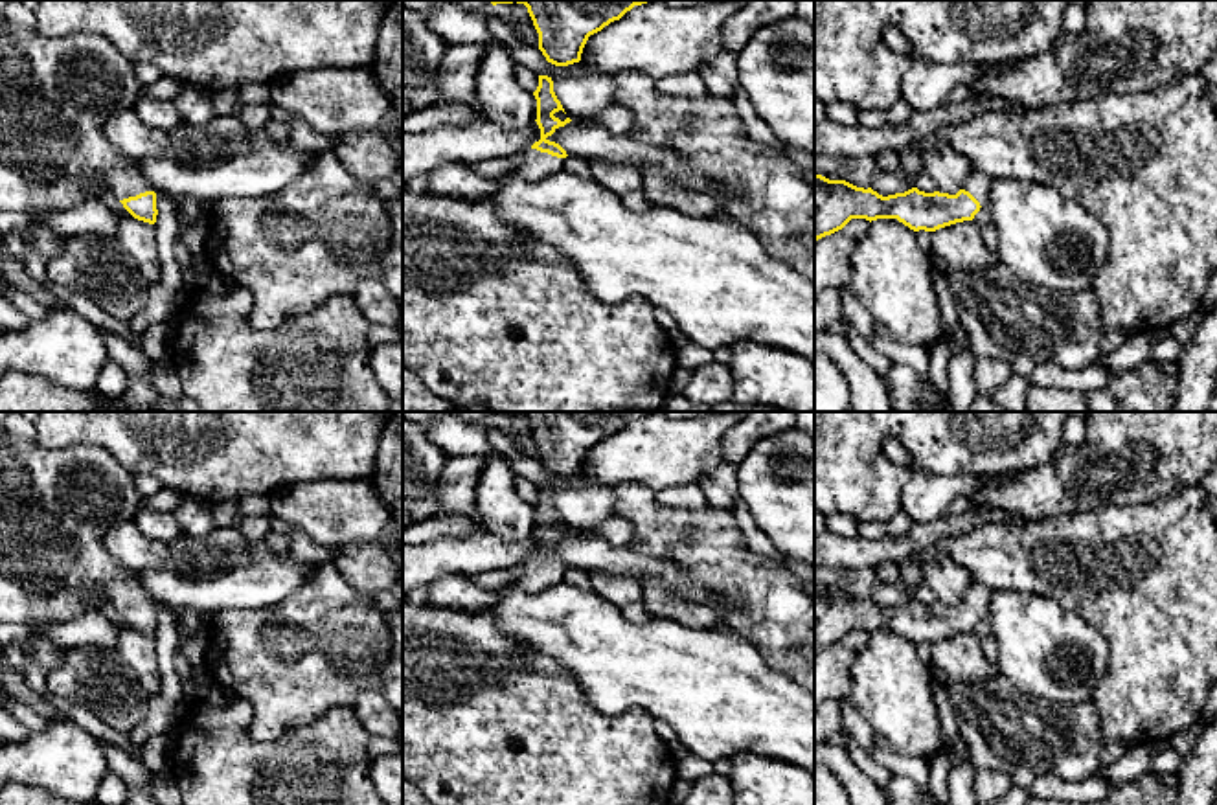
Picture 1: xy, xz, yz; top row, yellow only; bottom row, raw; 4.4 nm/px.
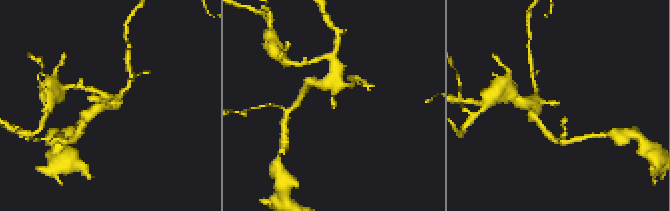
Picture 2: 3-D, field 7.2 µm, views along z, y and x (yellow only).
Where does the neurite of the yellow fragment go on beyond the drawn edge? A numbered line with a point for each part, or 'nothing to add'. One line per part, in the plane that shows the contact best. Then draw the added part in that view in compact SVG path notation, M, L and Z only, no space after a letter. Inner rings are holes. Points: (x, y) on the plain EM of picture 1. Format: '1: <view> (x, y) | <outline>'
1: xz (535, 578) | M537 561L524 562L522 577L511 586L518 586L524 592L540 592L546 586L553 586L564 581L566 570L557 570L548 564L540 564Z

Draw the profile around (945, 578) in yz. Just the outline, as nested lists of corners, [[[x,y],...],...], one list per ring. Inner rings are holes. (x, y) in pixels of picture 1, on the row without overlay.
[[[939,553],[923,566],[923,581],[934,592],[939,605],[956,607],[963,601],[972,575],[947,553]]]

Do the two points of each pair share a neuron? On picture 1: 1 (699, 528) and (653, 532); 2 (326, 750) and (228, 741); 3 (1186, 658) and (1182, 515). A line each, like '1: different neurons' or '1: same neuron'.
1: same neuron
2: same neuron
3: same neuron

